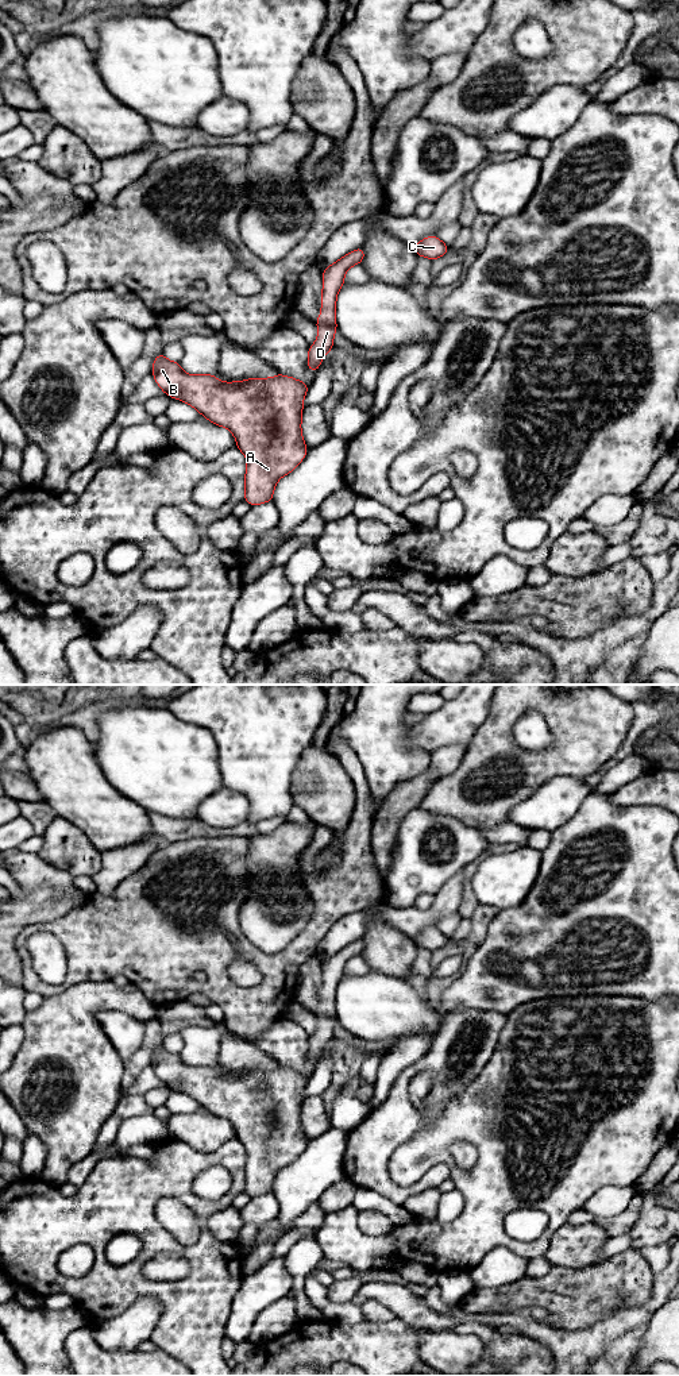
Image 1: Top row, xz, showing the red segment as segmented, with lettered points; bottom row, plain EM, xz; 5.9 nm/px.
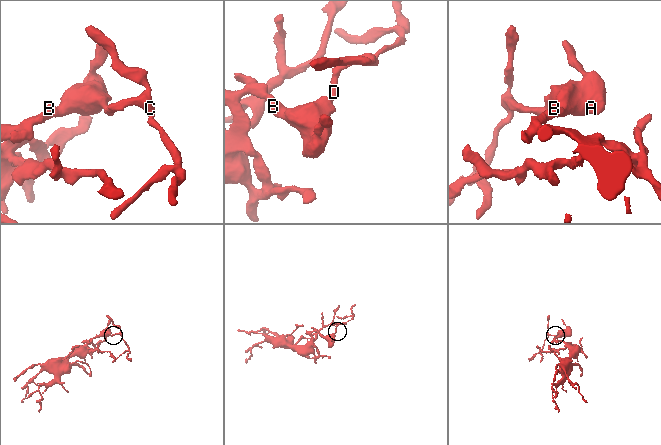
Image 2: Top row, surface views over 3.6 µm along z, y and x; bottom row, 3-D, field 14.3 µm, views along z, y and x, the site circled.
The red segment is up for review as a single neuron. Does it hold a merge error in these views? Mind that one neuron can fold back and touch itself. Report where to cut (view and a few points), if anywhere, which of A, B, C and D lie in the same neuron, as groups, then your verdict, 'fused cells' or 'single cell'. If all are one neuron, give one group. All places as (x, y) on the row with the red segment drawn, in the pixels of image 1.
no cut | A B C D | single cell

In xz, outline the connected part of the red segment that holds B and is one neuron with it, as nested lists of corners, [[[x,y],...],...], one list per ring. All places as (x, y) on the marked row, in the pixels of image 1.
[[[161,352],[153,362],[158,386],[213,424],[229,429],[247,459],[244,501],[273,501],[279,478],[306,456],[301,433],[302,402],[309,386],[296,378],[247,378],[221,382],[212,374],[186,374]]]

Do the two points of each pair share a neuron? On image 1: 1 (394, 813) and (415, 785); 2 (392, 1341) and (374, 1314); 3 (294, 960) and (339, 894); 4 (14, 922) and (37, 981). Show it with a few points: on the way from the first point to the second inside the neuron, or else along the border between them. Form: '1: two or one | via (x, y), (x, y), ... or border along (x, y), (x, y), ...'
1: one | via (396, 806), (411, 791)
2: two | border along (394, 1317), (388, 1321), (366, 1321)
3: one | via (305, 944), (327, 910)
4: two | border along (47, 921), (29, 924), (16, 937), (22, 966)

